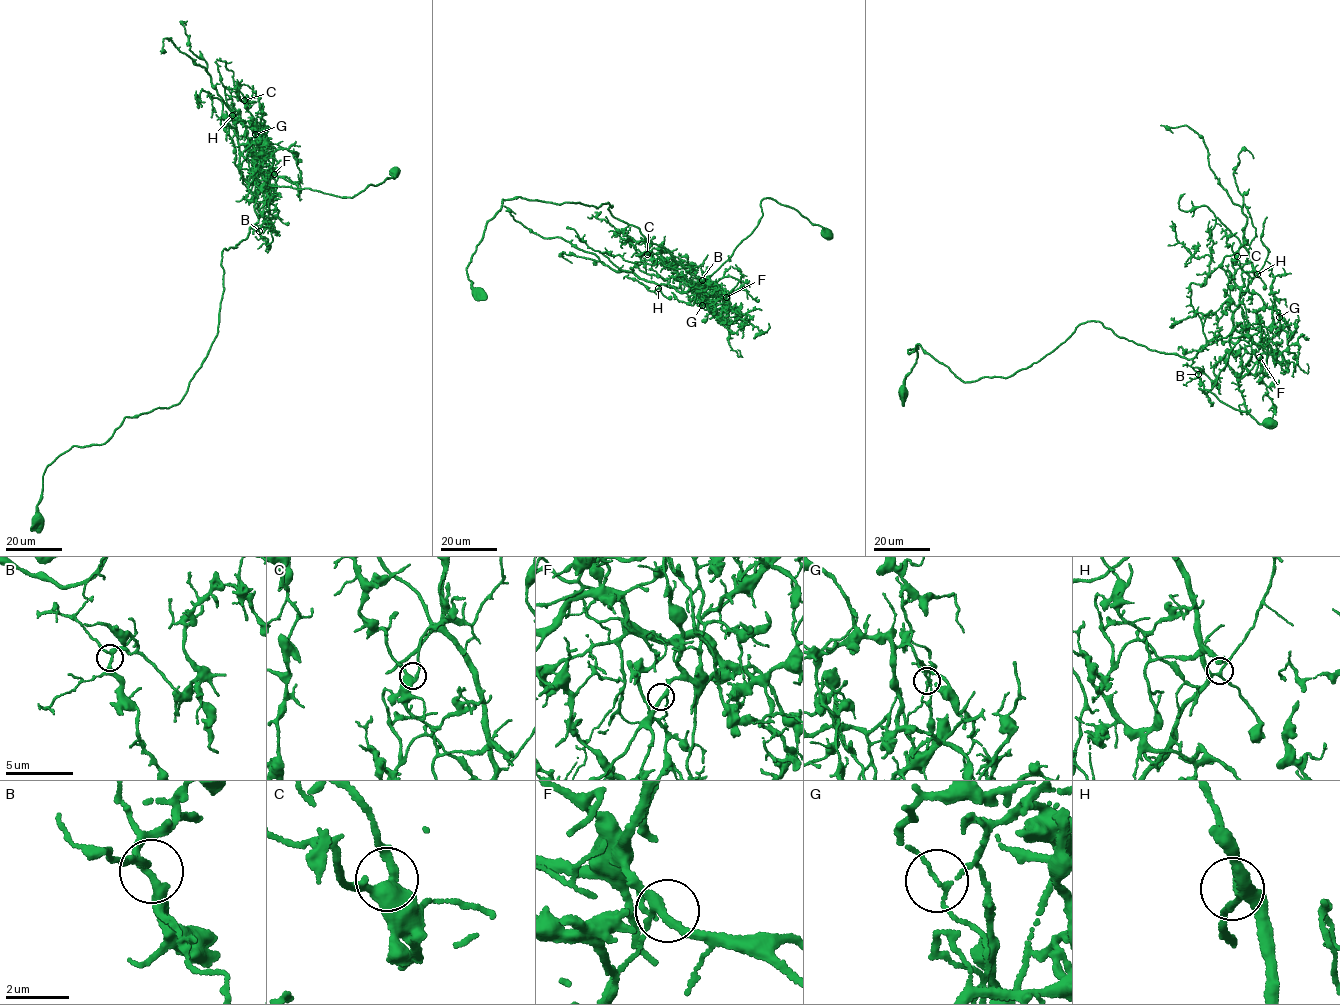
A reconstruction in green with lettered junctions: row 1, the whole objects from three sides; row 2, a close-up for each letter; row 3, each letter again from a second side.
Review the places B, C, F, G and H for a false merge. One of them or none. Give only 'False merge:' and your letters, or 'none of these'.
False merge: G

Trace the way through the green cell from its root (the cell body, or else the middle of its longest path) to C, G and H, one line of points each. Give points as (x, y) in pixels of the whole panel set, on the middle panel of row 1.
C: (478, 294), (466, 271), (503, 199), (608, 203), (611, 215), (690, 268), (700, 300), (711, 297), (647, 254)
G: (478, 294), (466, 271), (472, 255), (503, 199), (520, 196), (608, 203), (611, 215), (690, 268), (702, 305)
H: (478, 294), (472, 255), (503, 199), (520, 196), (608, 203), (690, 268), (699, 290), (658, 288)

